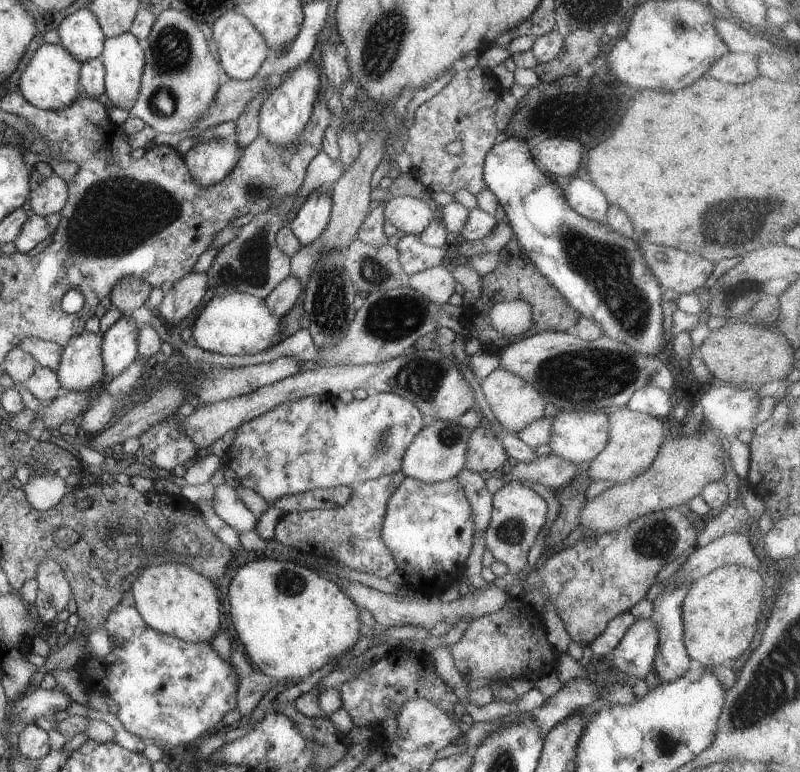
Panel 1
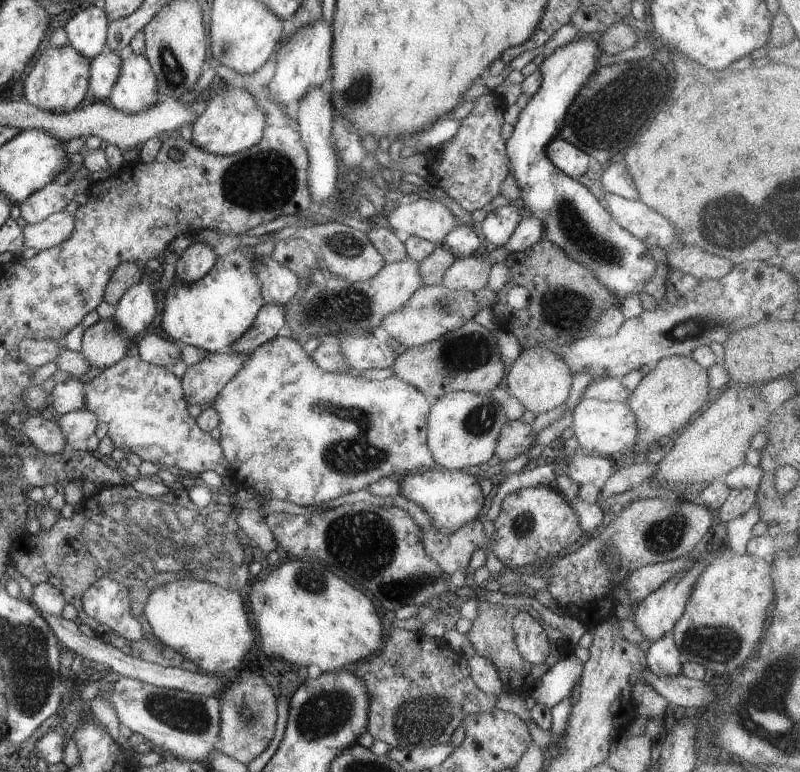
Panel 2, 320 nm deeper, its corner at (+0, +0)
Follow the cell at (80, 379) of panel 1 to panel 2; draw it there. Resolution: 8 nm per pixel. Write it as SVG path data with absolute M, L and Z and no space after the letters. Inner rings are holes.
M100 319L82 337L84 359L92 368L110 368L129 352L132 339L114 319Z

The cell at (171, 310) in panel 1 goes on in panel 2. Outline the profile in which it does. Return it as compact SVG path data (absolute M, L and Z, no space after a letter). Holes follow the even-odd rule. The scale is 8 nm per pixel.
M196 236L176 262L175 281L180 284L192 284L208 274L214 268L214 264L216 264L214 248L206 244L201 236Z

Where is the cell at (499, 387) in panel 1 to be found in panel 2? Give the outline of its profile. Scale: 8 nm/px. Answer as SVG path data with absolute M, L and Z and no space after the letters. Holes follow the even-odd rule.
M542 346L524 349L511 366L506 376L508 392L511 396L516 397L526 411L532 413L534 417L554 410L566 403L570 397L573 374L557 352L550 352Z

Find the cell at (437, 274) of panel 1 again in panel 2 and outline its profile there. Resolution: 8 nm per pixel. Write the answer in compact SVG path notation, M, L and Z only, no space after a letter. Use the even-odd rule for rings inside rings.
M482 256L457 258L444 274L440 285L450 290L468 290L476 292L488 284L492 264Z

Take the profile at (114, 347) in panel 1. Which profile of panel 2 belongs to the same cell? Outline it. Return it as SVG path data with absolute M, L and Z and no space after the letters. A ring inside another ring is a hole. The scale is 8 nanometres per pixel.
M140 282L122 296L116 306L113 319L132 339L150 326L156 312L158 306L156 306L156 294L152 292L152 286Z

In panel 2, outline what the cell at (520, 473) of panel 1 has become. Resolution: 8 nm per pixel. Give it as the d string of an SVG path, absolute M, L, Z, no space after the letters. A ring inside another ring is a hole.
M569 452L564 475L568 476L574 484L578 484L579 500L596 503L602 486L610 479L614 468L611 458Z

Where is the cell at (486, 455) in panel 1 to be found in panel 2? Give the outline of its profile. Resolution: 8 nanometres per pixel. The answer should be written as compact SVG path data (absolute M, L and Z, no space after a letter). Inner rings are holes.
M512 420L502 426L502 432L496 440L494 462L506 462L518 458L520 454L526 454L536 436L532 432L532 426L522 420Z

